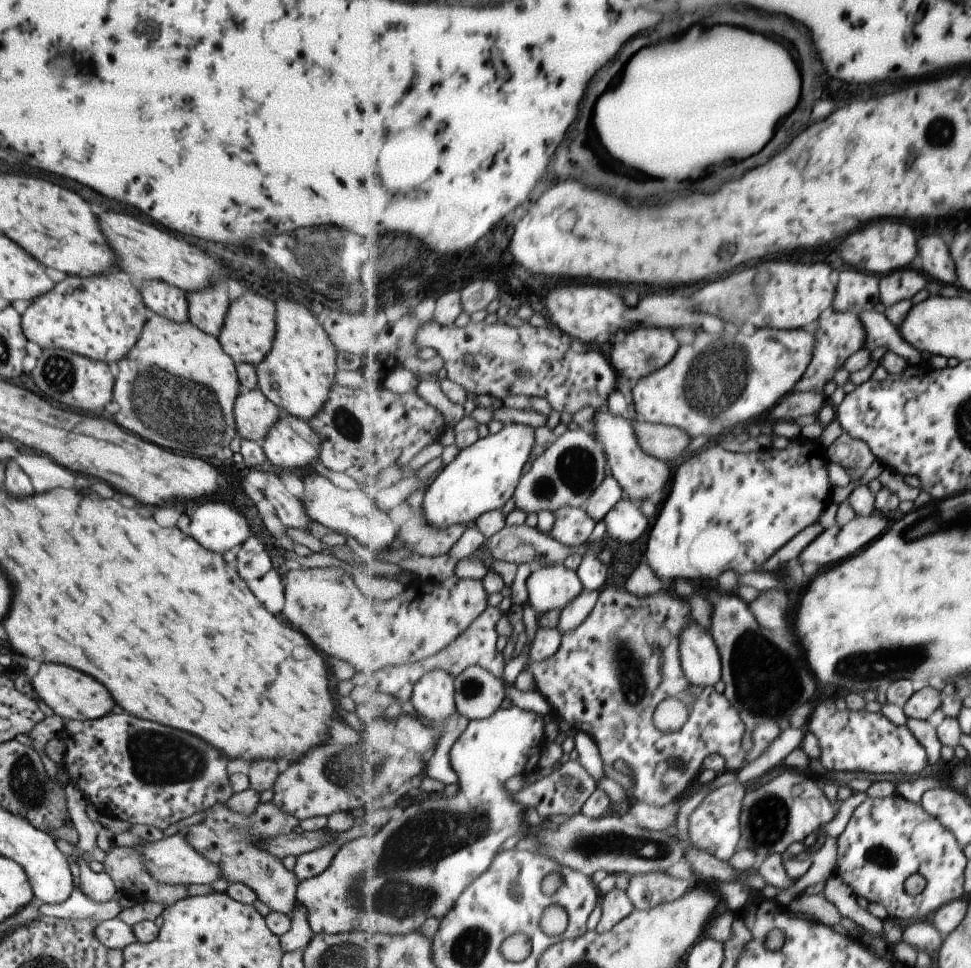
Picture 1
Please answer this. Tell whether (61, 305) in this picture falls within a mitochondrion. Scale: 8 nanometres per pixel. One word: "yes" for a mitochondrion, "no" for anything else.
no

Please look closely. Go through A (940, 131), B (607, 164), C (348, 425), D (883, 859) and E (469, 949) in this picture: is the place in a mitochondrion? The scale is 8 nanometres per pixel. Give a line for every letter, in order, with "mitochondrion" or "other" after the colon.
A: mitochondrion
B: other
C: mitochondrion
D: mitochondrion
E: mitochondrion

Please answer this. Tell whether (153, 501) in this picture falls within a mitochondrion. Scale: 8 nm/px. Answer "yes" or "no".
no

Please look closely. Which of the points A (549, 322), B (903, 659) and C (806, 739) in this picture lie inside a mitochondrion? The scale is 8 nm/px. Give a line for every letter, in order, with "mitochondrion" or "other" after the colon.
A: other
B: mitochondrion
C: other

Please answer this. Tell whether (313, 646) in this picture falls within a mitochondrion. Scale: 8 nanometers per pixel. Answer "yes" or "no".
no

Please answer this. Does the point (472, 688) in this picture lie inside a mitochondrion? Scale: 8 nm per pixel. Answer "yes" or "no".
yes

